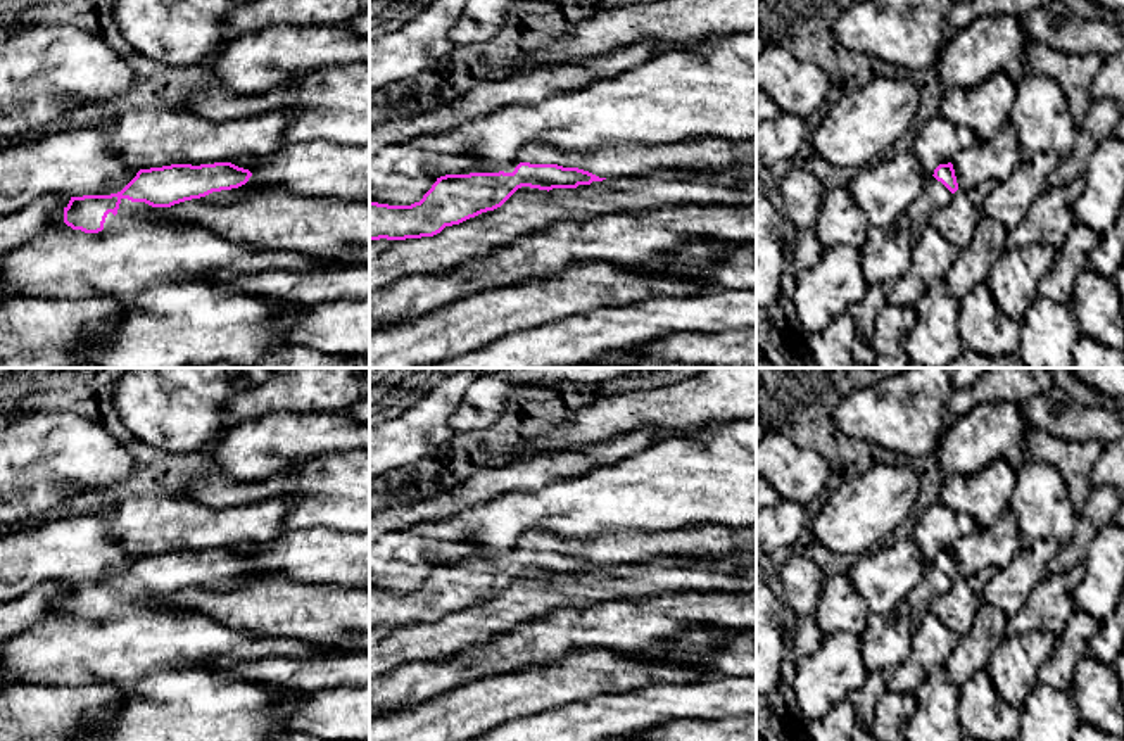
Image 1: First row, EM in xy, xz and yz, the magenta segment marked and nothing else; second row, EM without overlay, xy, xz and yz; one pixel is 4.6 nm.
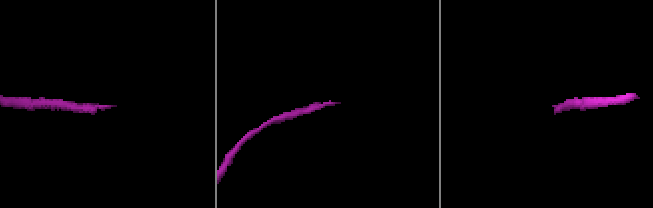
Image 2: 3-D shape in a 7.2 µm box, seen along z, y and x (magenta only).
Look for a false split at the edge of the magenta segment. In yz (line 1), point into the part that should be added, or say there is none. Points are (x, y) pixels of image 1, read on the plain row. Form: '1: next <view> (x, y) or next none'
1: next yz (936, 582)

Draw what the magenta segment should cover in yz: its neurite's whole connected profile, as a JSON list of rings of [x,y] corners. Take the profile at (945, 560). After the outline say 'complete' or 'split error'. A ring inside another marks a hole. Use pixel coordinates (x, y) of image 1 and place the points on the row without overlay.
[[[951,549],[939,551],[934,561],[925,565],[924,579],[906,598],[910,605],[912,630],[915,630],[920,620],[932,611],[932,603],[951,589],[957,577],[958,570]]]; split error

